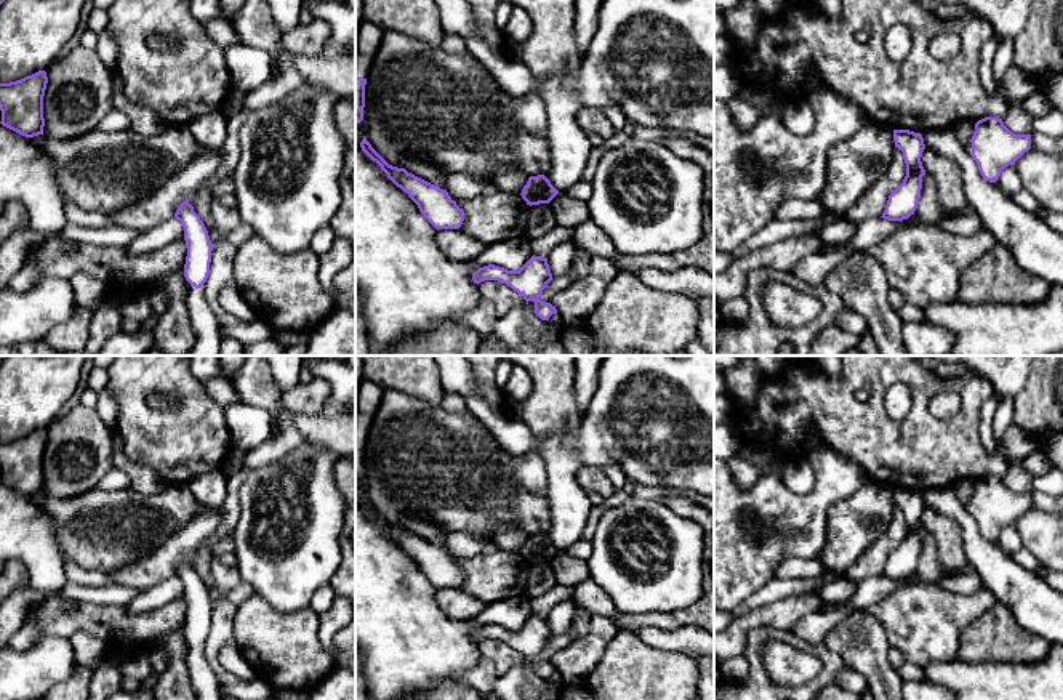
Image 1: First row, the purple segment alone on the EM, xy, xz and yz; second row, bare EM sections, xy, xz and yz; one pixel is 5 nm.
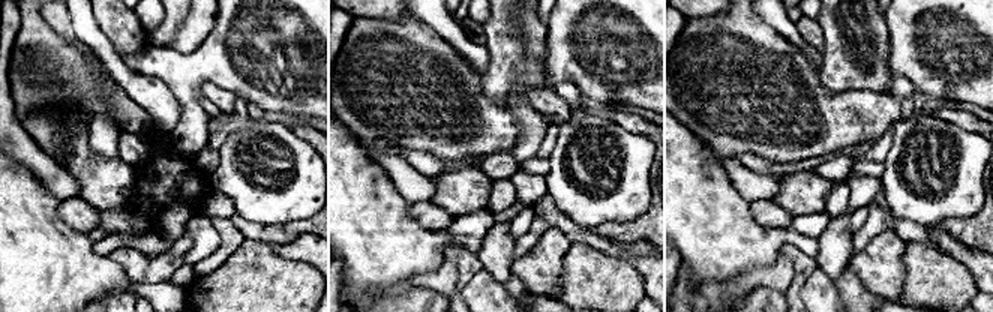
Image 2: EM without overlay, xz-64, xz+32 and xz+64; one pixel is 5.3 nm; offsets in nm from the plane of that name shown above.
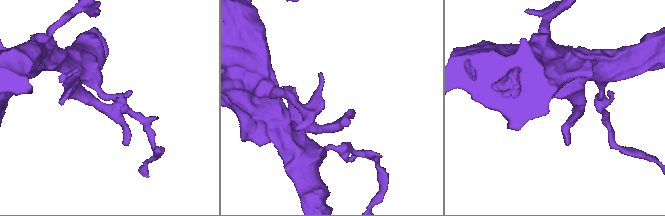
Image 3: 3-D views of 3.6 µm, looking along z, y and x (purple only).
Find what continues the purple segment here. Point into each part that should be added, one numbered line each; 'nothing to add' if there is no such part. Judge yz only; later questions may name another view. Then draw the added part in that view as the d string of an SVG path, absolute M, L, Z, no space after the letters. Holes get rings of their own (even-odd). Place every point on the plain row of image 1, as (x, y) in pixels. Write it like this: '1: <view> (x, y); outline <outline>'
nothing to add

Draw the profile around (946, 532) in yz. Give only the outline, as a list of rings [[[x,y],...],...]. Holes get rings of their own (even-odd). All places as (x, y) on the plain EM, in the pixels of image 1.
[[[925,506],[921,516],[922,525],[938,546],[938,561],[943,567],[941,575],[965,572],[967,559],[962,549],[962,530],[957,521],[941,514],[932,506]]]

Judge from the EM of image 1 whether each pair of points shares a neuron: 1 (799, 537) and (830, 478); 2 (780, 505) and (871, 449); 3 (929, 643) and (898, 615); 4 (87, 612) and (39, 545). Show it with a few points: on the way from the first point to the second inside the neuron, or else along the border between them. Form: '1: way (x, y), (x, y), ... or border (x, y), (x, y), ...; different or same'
1: way (799, 522), (826, 492); same
2: border (822, 439), (850, 458), (870, 479); different
3: way (921, 635), (906, 620); same
4: border (48, 598), (58, 599), (64, 606), (80, 604); different

